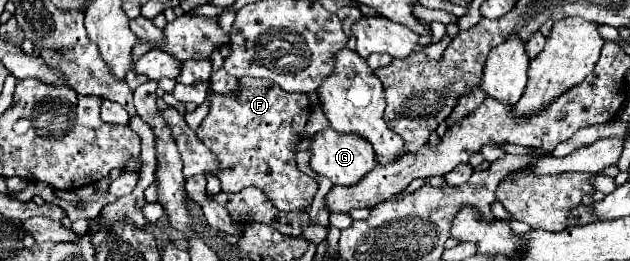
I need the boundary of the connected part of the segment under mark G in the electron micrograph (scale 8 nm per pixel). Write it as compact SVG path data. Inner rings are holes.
M331 127L313 135L313 141L311 141L309 149L313 151L313 157L311 157L313 171L319 173L319 175L327 175L333 185L351 187L351 185L359 183L359 179L363 179L377 165L375 151L371 149L371 143L363 141L363 137L335 133L335 129L331 129Z

